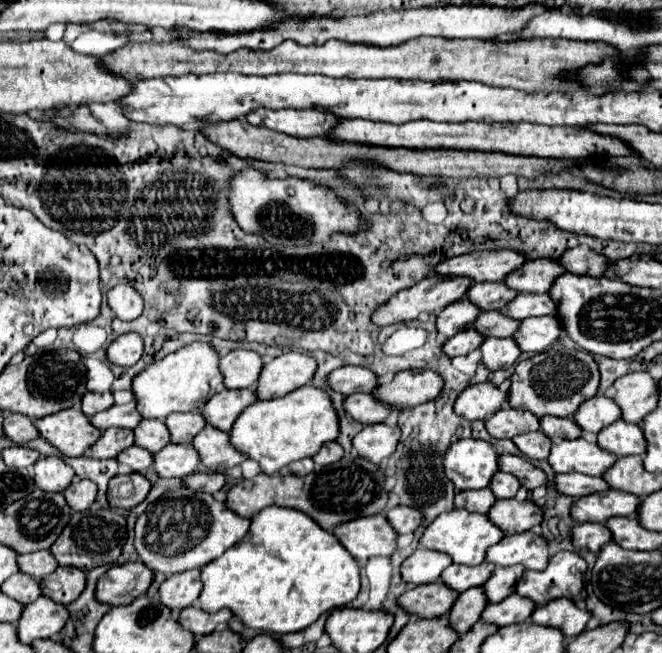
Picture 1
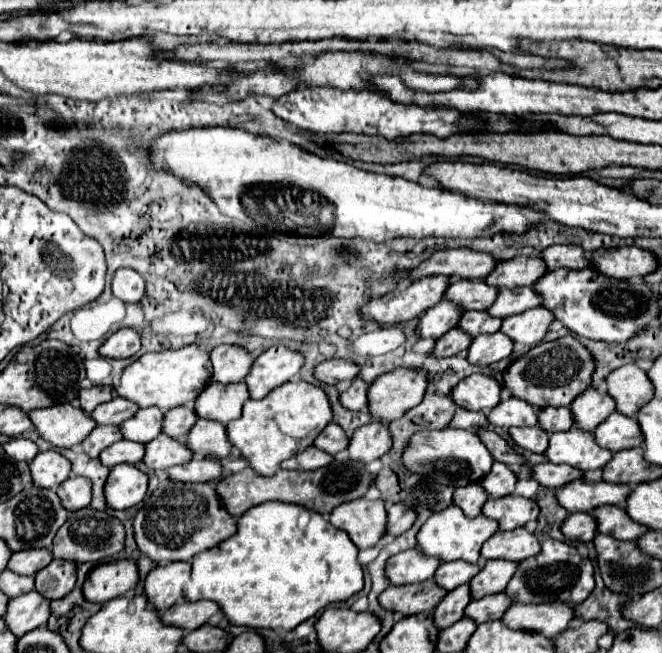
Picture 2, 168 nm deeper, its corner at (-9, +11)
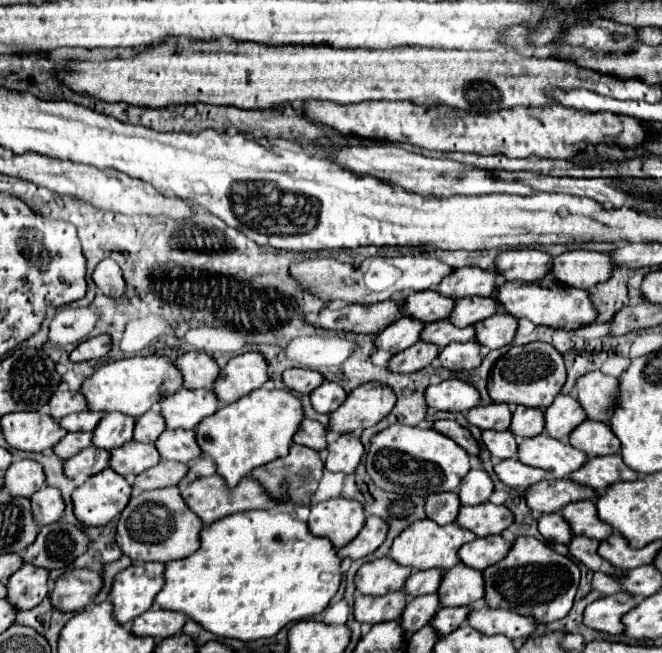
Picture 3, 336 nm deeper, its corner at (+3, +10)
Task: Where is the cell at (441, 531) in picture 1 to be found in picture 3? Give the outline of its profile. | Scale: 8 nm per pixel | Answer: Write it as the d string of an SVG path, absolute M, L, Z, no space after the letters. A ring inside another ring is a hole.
M424 518L418 522L412 522L406 530L400 532L400 536L394 538L392 546L390 546L390 558L394 562L398 562L400 566L412 566L416 570L428 570L428 568L442 568L448 570L452 566L456 566L460 562L458 558L458 548L466 542L472 542L476 536L470 530L460 528L456 522L452 522L450 526L438 526L436 522Z

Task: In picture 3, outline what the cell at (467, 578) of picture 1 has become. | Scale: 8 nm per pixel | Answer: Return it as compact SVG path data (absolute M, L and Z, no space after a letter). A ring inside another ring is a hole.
M418 570L418 572L412 572L408 576L408 580L404 582L404 594L406 598L416 598L416 596L422 596L422 594L432 594L436 592L436 586L440 586L440 576L442 576L442 570Z

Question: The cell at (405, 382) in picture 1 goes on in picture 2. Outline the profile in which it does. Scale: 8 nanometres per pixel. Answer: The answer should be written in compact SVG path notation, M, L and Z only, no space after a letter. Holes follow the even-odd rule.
M398 367L390 373L380 375L368 391L370 413L390 423L422 401L428 387L428 373L424 369Z

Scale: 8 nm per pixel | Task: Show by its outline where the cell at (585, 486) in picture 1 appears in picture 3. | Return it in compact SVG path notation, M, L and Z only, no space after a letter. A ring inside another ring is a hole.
M518 458L500 460L494 466L494 472L496 472L498 480L510 488L528 488L530 484L536 484L546 478L546 470L524 466Z

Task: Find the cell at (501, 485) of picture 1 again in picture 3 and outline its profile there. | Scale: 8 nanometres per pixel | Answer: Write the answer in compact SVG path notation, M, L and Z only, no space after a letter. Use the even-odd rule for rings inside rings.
M472 468L466 476L464 482L458 486L458 498L462 506L476 506L484 504L494 490L494 484L490 476L482 468Z

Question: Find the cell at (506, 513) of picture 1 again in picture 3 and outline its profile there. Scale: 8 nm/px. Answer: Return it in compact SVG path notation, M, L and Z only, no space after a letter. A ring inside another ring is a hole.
M486 502L478 506L462 506L460 514L456 516L456 522L460 528L472 530L476 536L490 536L490 534L500 534L514 520L508 508Z

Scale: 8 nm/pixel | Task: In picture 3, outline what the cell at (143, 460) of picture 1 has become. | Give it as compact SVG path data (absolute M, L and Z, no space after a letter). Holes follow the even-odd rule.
M88 446L80 454L64 460L64 474L68 474L68 478L76 478L80 474L94 476L108 466L108 458L110 458L110 454L106 450Z

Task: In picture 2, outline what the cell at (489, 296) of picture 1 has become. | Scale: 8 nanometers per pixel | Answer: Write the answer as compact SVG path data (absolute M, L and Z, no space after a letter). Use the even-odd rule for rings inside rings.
M484 279L454 281L448 287L446 297L448 297L448 301L462 305L466 311L470 311L470 309L484 311L484 309L488 309L488 305L492 305L492 301L496 301L498 291L500 289L492 289L492 285L484 285Z

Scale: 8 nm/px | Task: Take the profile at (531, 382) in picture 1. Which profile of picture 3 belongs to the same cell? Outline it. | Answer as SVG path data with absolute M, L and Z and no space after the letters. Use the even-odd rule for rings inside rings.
M530 342L524 346L512 346L490 370L488 394L492 402L514 402L522 406L550 406L566 382L566 366L560 352L546 342Z

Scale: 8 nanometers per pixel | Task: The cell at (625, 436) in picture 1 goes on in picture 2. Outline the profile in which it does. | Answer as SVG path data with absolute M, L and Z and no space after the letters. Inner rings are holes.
M612 413L600 427L596 427L594 437L600 447L610 449L612 453L640 447L644 441L644 435L640 433L640 425L636 425L636 419L624 417L622 413Z

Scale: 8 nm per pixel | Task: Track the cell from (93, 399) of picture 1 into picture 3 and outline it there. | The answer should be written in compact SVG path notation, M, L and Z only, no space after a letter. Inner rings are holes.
M56 392L52 394L52 398L48 400L48 414L54 418L54 420L60 420L72 412L84 412L88 410L86 402L84 402L84 396L80 392Z

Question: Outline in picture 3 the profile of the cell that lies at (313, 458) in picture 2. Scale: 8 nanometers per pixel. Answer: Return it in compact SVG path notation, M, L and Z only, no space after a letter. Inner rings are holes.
M292 444L288 456L276 458L274 462L268 462L256 470L250 472L254 480L260 482L264 492L274 500L278 506L310 506L312 494L318 488L318 482L324 472L324 462L320 460L320 454L312 448L304 448L300 444Z

